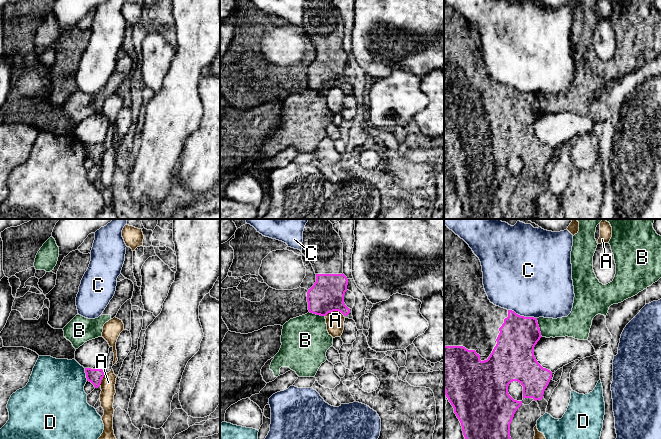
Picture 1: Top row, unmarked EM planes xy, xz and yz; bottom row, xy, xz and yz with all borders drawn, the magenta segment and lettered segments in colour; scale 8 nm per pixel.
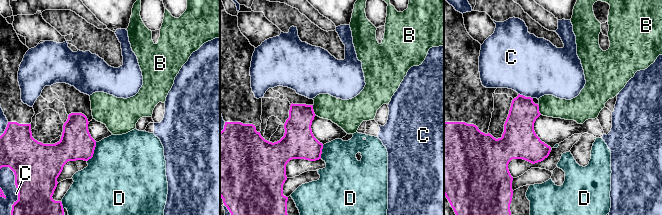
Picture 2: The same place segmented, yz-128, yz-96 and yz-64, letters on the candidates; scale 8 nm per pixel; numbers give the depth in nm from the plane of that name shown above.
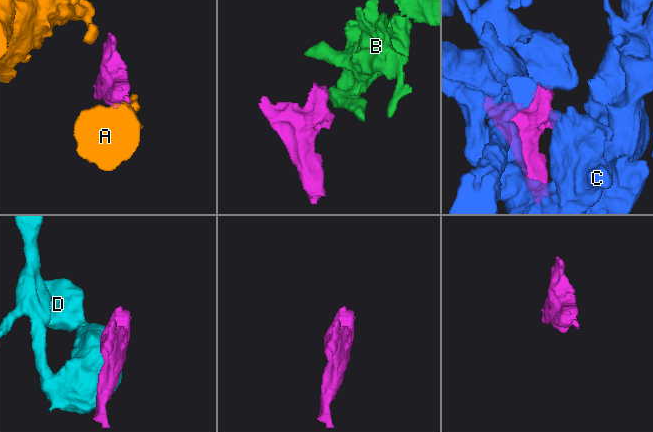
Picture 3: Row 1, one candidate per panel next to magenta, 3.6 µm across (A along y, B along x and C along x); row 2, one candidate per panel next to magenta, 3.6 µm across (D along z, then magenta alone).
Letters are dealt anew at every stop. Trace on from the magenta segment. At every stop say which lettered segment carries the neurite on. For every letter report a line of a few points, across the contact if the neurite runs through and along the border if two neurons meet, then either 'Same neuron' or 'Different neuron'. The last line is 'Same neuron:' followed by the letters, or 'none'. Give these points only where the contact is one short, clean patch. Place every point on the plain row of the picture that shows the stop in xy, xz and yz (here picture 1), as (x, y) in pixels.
A: Different neuron
B: Line: xz (309, 87), (324, 92). Different neuron
C: Different neuron
D: Different neuron
Same neuron: none

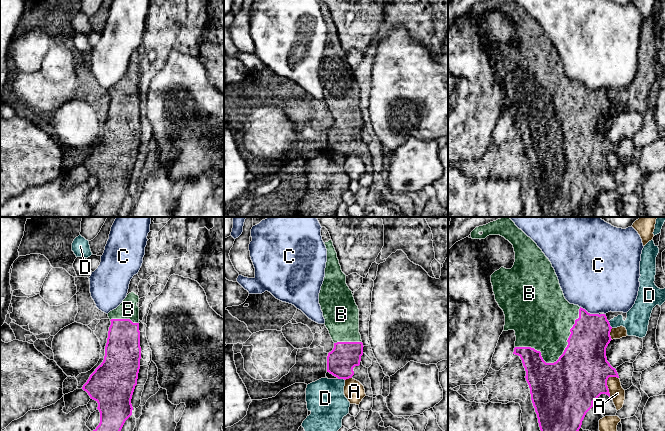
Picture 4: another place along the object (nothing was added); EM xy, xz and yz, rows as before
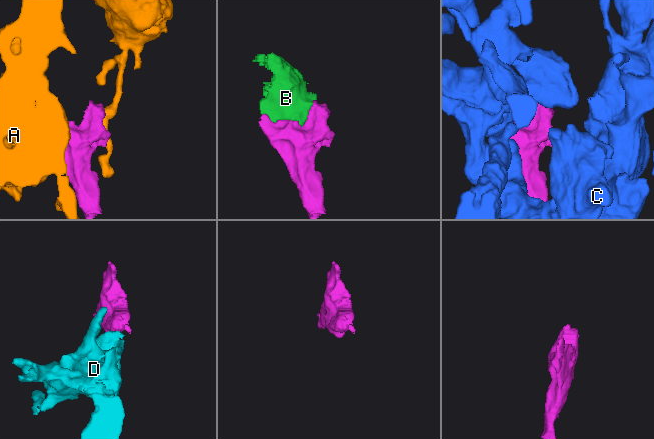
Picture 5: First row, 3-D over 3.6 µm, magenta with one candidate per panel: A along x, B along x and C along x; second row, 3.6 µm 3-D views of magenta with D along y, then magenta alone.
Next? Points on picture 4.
A: Different neuron
B: Same neuron
C: Different neuron
D: Line: xz (337, 153), (344, 156). Different neuron
Same neuron: B

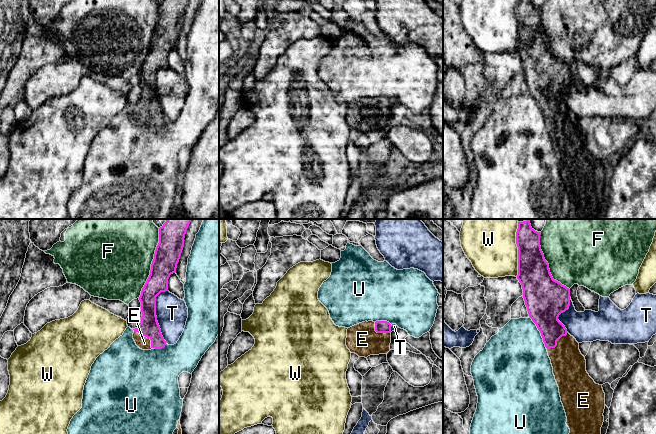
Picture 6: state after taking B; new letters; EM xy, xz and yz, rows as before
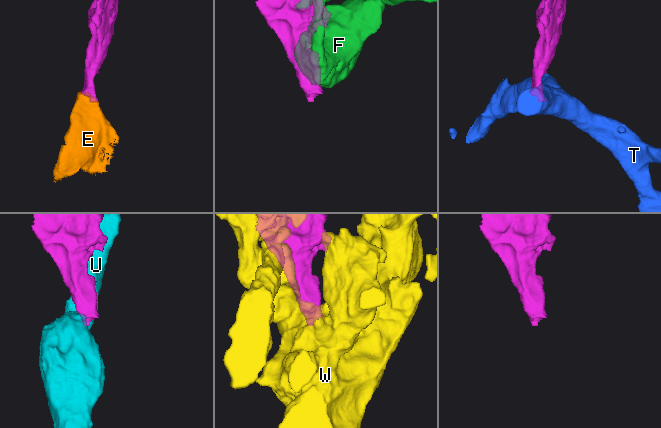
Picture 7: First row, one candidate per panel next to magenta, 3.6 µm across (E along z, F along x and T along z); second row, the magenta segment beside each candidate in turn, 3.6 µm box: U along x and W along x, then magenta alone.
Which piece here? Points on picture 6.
E: Line: xy (149, 103), (147, 113), (144, 119). Same neuron
F: Different neuron
T: Different neuron
U: Line: yz (529, 92), (539, 107), (546, 123). Different neuron
W: Different neuron
Same neuron: E

